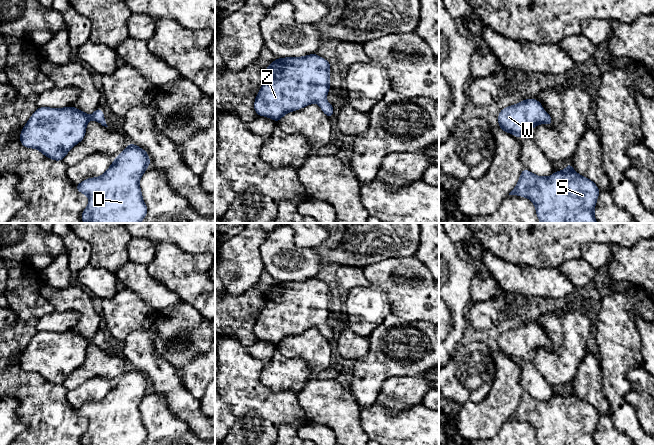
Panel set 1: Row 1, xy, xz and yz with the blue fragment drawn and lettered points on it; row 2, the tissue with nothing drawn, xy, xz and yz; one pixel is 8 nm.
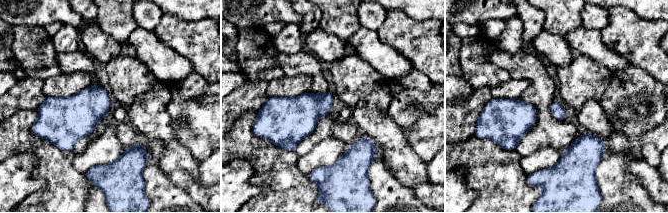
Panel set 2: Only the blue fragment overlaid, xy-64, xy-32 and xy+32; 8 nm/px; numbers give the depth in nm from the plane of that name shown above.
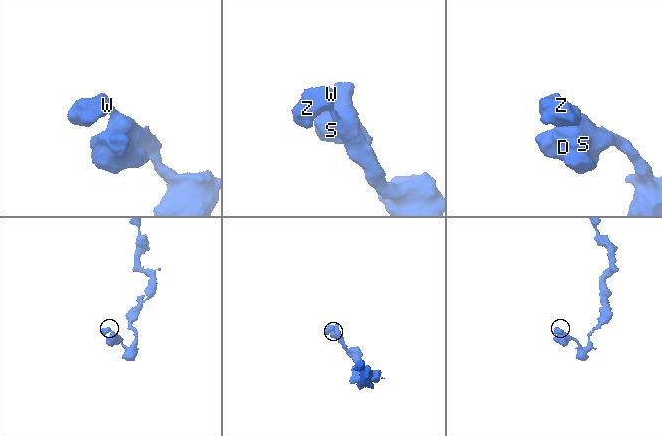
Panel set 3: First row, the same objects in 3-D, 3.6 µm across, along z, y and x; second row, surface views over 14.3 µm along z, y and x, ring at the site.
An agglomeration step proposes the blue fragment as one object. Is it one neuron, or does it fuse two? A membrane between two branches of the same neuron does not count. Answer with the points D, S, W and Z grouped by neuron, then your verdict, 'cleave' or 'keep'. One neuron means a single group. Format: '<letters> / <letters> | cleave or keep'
D S W Z | keep

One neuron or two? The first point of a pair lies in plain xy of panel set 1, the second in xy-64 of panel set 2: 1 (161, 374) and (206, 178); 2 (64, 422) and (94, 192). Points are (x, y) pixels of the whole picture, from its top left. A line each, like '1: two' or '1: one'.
1: two
2: two

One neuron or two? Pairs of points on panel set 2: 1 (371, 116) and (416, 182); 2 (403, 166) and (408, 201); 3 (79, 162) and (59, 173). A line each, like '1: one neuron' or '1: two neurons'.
1: one neuron
2: two neurons
3: two neurons

